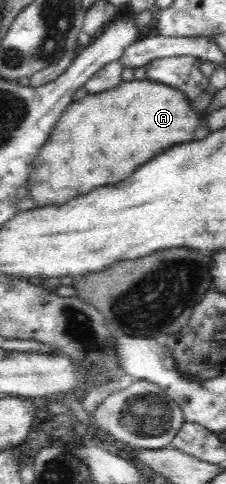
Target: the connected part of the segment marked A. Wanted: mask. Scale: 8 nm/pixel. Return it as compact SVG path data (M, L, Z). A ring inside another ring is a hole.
M150 80L123 81L114 89L97 94L89 93L64 110L47 143L33 160L25 186L29 198L36 201L36 207L64 205L76 197L88 195L96 187L124 181L128 175L132 175L132 171L136 171L136 167L144 165L152 157L161 155L176 145L191 143L200 122L206 119L195 113L183 93Z

